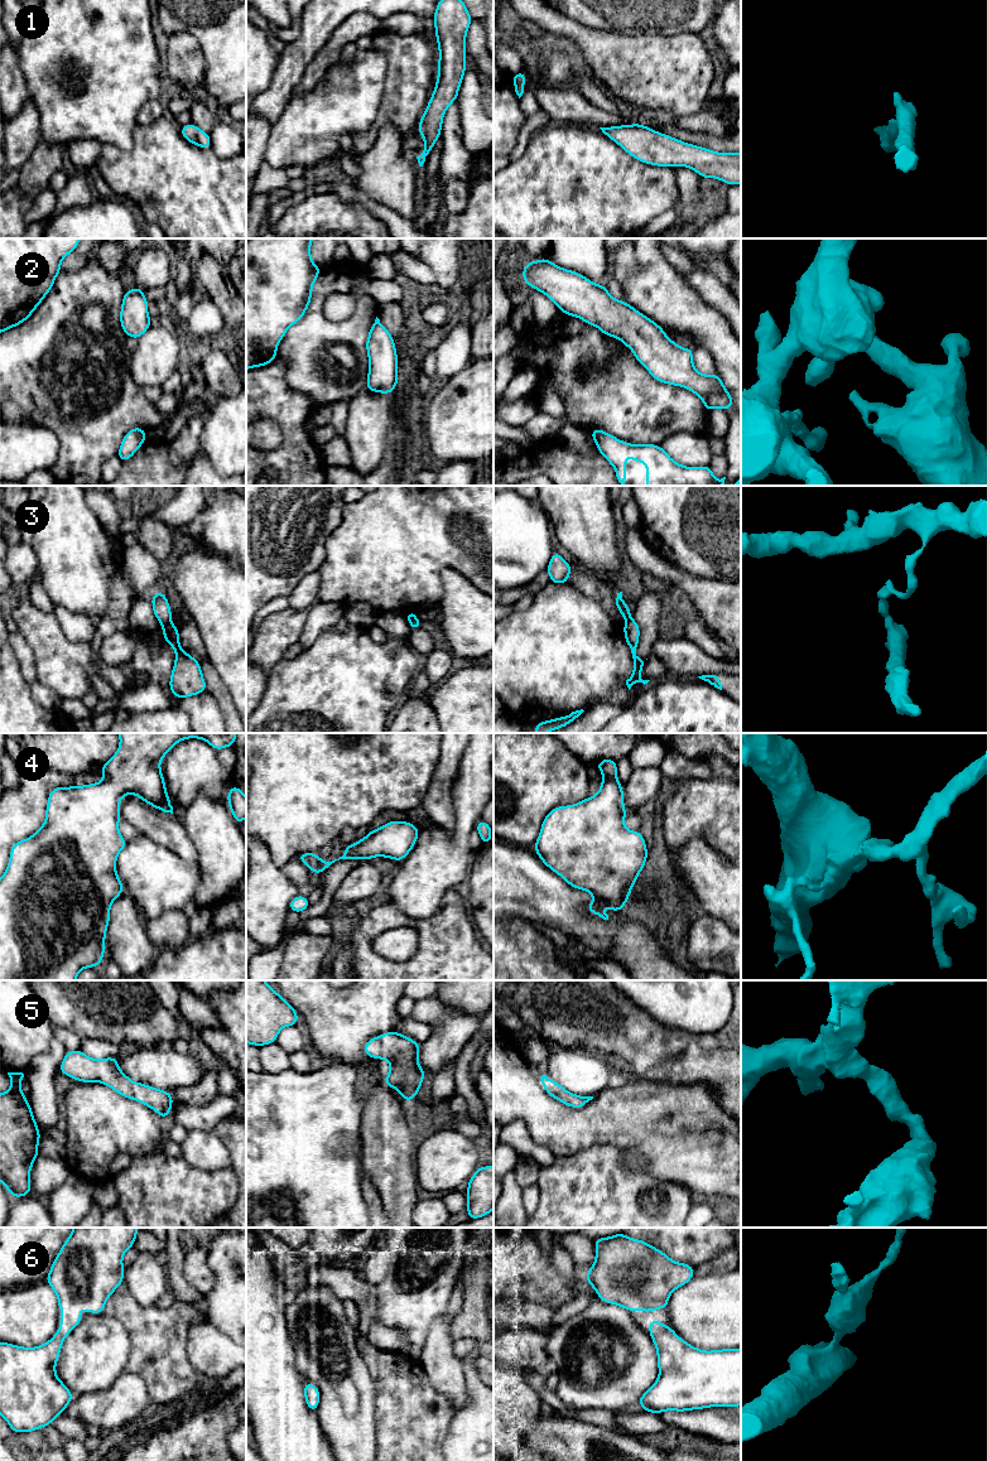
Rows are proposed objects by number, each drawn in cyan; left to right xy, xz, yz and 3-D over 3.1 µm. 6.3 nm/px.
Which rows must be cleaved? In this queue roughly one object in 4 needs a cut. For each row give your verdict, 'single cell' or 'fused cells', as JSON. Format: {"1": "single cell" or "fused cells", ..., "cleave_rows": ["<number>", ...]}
{"1": "single cell", "2": "single cell", "3": "fused cells", "4": "single cell", "5": "single cell", "6": "single cell", "cleave_rows": ["3"]}

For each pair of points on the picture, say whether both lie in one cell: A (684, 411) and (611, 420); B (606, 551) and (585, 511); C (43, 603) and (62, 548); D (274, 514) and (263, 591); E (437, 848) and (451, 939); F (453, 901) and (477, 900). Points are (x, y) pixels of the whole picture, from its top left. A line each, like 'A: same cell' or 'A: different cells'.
A: same cell
B: same cell
C: different cells
D: same cell
E: different cells
F: different cells

